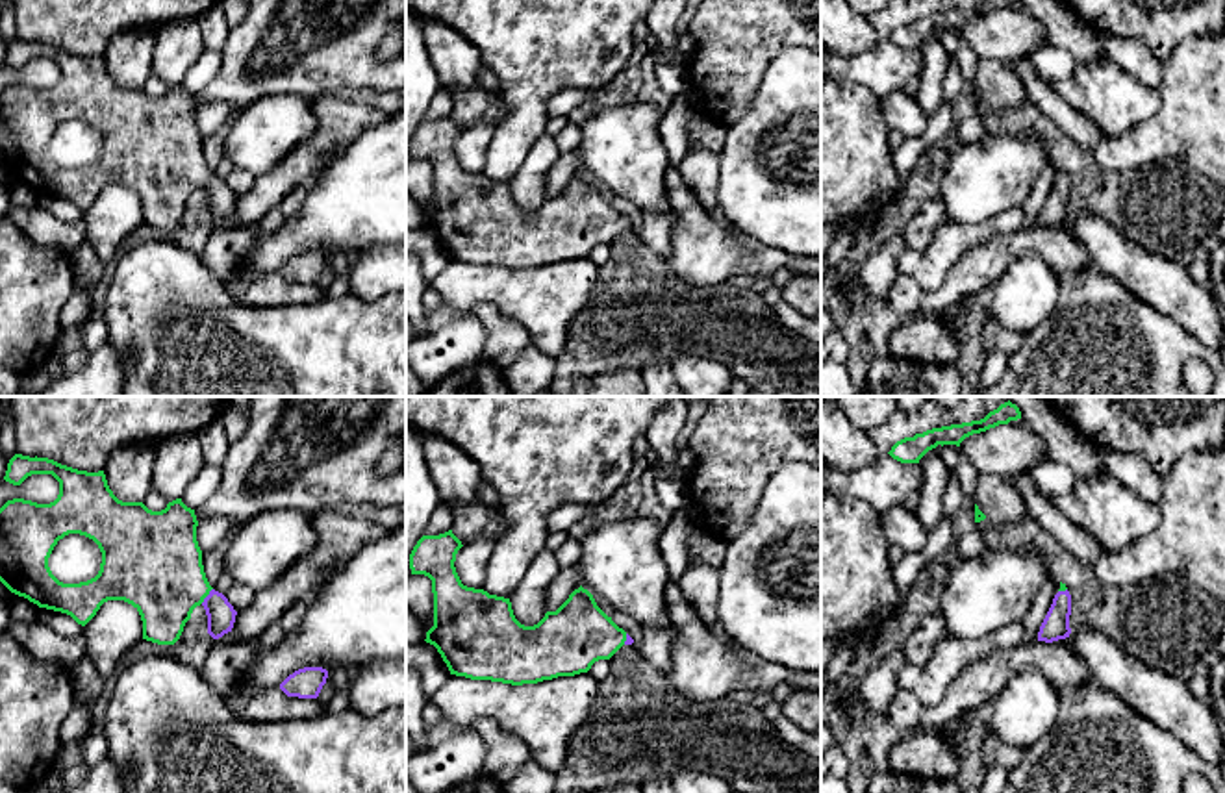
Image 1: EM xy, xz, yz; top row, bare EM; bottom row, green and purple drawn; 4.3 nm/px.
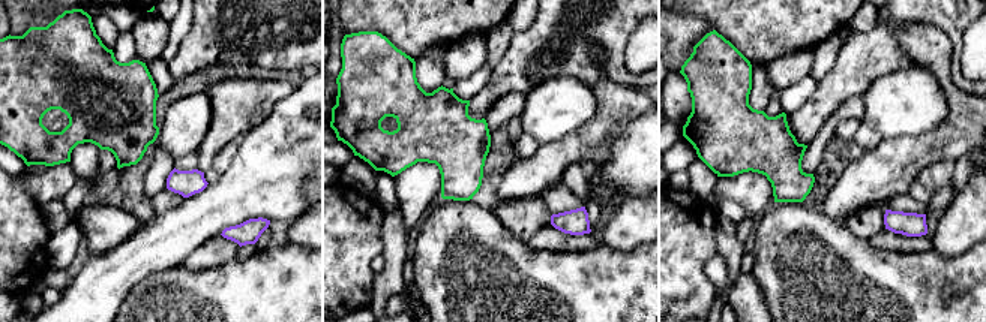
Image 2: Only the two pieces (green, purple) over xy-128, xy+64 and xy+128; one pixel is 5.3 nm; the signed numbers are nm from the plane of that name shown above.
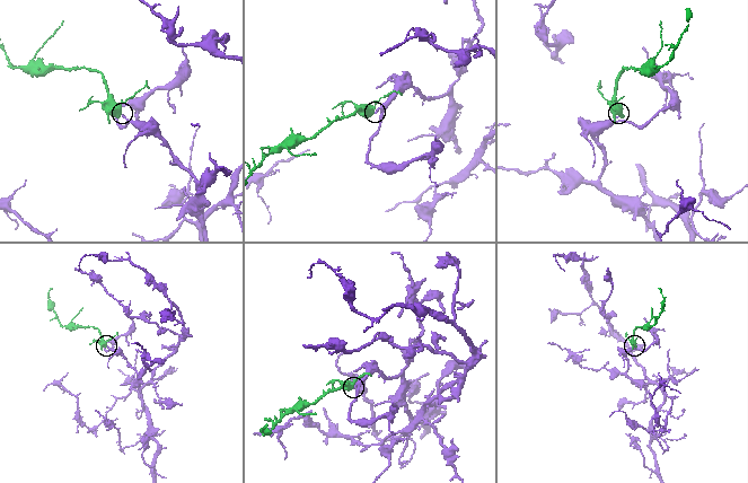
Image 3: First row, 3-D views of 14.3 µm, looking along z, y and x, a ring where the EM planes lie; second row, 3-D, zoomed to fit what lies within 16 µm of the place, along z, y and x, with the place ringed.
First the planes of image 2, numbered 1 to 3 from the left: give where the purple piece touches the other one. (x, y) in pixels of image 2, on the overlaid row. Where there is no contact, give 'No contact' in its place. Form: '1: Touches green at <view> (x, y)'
1: No contact
2: No contact
3: No contact

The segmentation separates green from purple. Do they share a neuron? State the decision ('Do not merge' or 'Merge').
Merge

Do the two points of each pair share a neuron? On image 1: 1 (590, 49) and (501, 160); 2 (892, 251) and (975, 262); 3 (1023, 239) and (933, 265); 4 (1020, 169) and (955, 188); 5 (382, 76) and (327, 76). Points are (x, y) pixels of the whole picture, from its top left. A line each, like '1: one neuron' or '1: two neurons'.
1: one neuron
2: two neurons
3: two neurons
4: one neuron
5: one neuron

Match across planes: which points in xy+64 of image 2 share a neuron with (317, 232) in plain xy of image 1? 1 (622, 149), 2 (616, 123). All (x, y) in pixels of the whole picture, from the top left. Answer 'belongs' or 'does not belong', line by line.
1: belongs
2: does not belong

